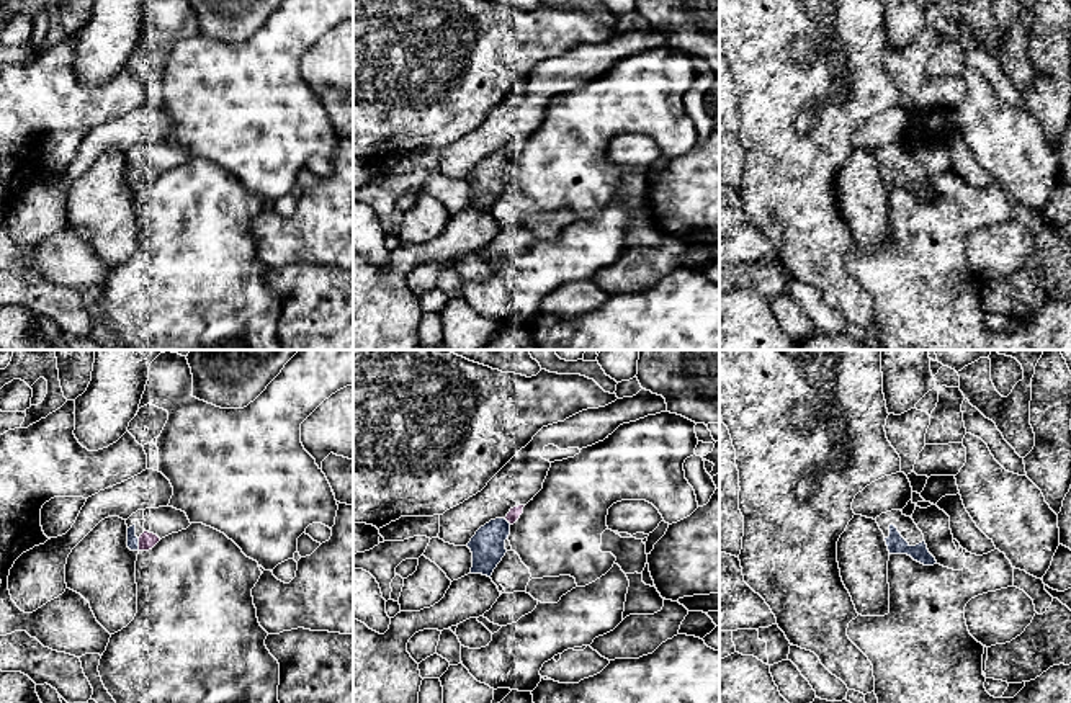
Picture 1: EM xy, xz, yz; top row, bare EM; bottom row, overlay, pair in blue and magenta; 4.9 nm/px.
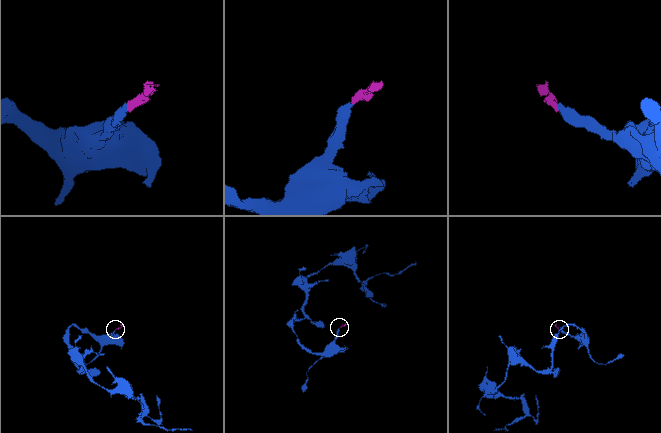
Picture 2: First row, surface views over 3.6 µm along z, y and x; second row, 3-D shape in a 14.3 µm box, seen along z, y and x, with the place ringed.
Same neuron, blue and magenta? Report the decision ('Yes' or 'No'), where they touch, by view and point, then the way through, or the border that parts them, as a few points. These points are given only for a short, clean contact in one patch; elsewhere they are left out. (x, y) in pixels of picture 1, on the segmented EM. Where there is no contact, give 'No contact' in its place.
Yes. Touches blue at xy (138, 545)

